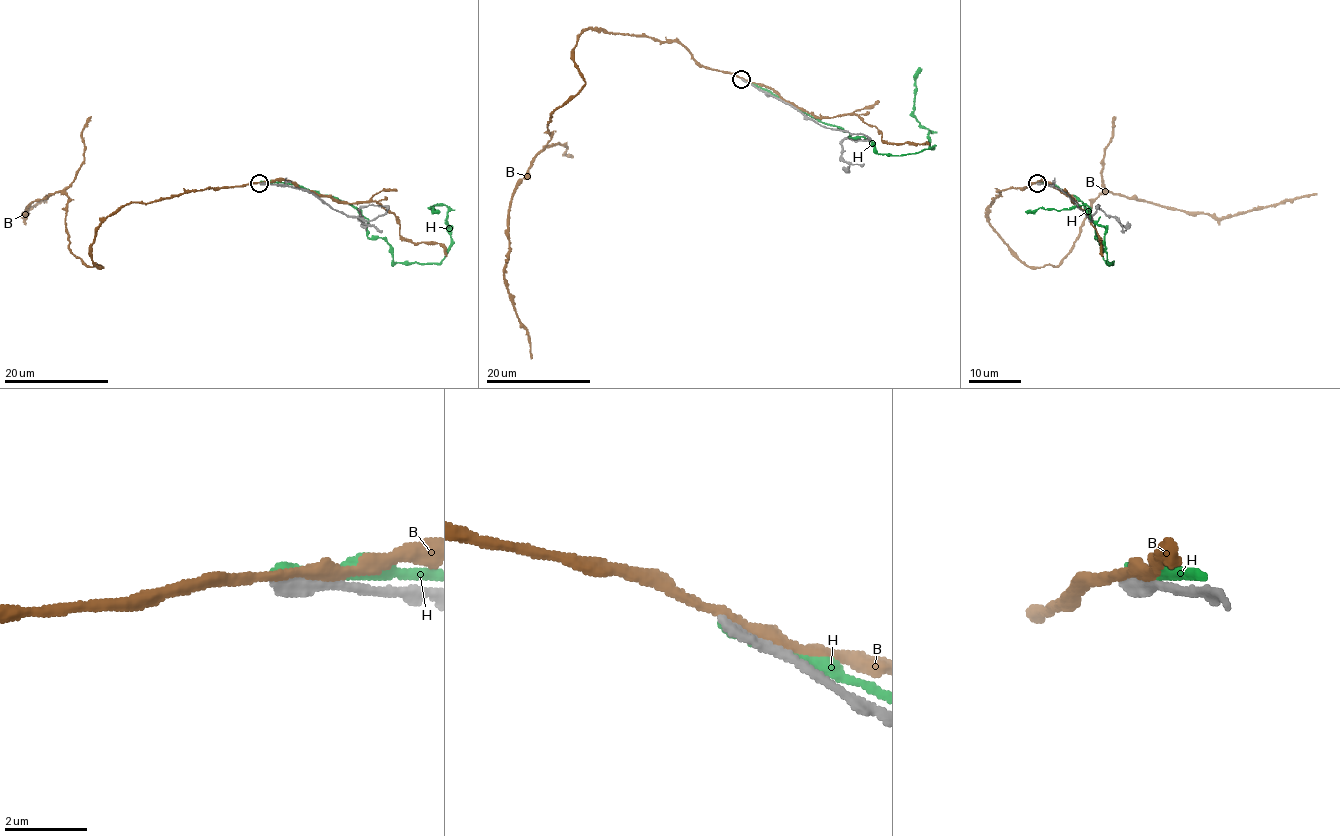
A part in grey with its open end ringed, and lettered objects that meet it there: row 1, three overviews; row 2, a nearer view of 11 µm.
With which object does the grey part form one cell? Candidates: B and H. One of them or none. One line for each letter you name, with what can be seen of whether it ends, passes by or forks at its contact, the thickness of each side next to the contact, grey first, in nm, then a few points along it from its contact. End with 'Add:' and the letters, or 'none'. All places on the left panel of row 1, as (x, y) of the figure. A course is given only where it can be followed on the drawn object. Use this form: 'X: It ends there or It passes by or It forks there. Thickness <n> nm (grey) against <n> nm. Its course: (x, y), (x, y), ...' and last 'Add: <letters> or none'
Add: none

